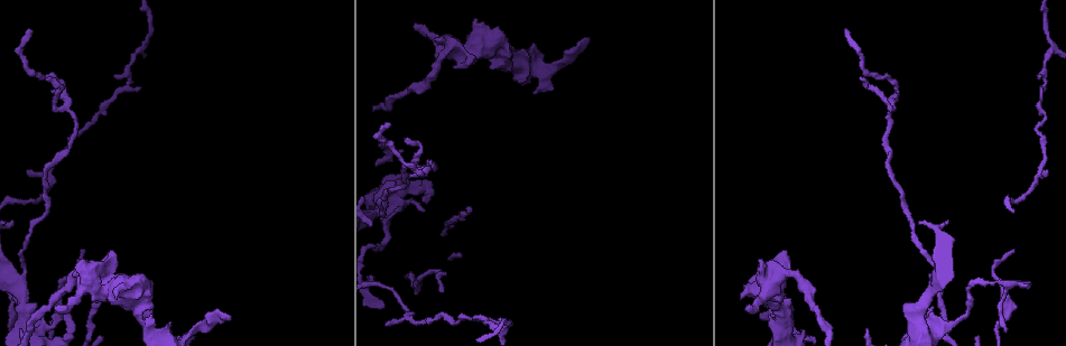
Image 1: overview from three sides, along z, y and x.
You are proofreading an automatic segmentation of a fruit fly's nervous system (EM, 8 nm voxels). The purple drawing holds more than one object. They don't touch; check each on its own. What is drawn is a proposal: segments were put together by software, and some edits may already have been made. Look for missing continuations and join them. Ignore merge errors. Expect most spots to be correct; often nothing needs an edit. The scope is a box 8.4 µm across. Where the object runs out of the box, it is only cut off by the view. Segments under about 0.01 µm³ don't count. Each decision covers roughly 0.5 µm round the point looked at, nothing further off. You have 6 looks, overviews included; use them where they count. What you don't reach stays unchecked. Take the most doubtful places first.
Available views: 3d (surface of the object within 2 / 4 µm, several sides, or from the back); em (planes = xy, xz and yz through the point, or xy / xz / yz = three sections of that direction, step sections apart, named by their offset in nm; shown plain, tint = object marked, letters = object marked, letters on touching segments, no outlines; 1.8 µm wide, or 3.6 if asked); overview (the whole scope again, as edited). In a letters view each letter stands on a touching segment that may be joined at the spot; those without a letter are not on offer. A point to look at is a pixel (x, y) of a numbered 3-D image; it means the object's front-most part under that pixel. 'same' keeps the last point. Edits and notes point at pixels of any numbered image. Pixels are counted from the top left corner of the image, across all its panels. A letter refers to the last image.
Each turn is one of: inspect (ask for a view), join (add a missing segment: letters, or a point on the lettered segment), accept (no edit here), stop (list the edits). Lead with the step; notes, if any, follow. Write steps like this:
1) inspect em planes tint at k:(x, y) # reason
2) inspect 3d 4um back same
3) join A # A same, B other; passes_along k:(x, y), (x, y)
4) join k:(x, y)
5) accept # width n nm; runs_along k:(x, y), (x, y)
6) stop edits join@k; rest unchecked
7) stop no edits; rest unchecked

inspect em 3.6um planes letters at 1:(749, 304) # free end

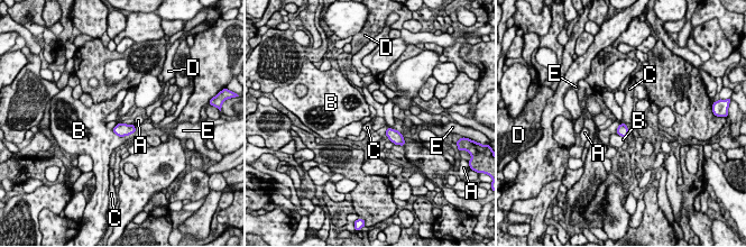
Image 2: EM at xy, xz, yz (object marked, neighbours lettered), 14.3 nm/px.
accept # longest_contact B 260 nm; A other, B other, C other, D other, E other; border 2:(622, 121), (625, 125); none of them fits

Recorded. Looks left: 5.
inspect em planes letters at 1:(426, 195) # closes a loop

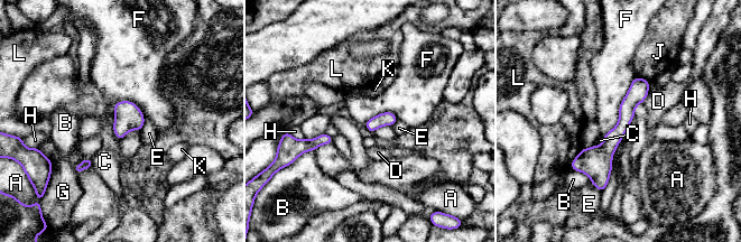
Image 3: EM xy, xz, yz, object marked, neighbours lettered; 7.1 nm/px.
accept # longest_contact F 500 nm; A other, B other, C other, D other, E other, F other, G other, H other, J other, K other, L other; border 3:(635, 77), (619, 121), (602, 137); none of them fits

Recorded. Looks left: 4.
inspect 3d 4um at 1:(152, 317) # branch stops here

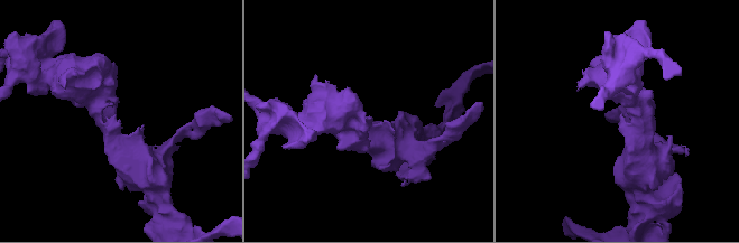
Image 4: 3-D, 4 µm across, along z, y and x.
inspect em xy step 8 tint at 4:(369, 120)

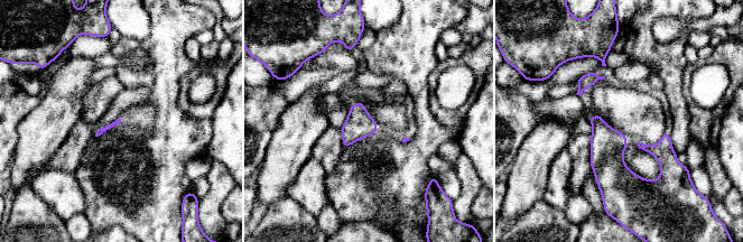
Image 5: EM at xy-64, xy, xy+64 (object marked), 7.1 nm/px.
inspect em planes letters same # cut it another way

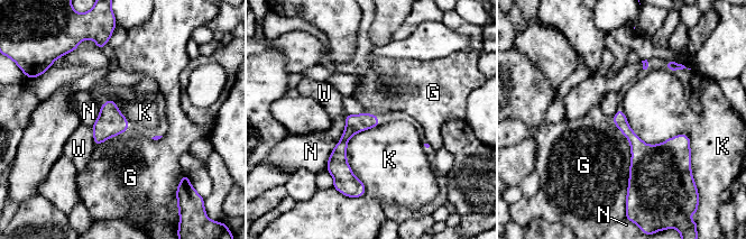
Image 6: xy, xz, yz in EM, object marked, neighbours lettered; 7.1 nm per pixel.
accept # longest_contact K 600 nm; G other, K other, N other, W other; runs_along 6:(366, 116), (340, 149), (359, 189); none of them fits

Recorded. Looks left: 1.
stop no edits; rest unchecked

